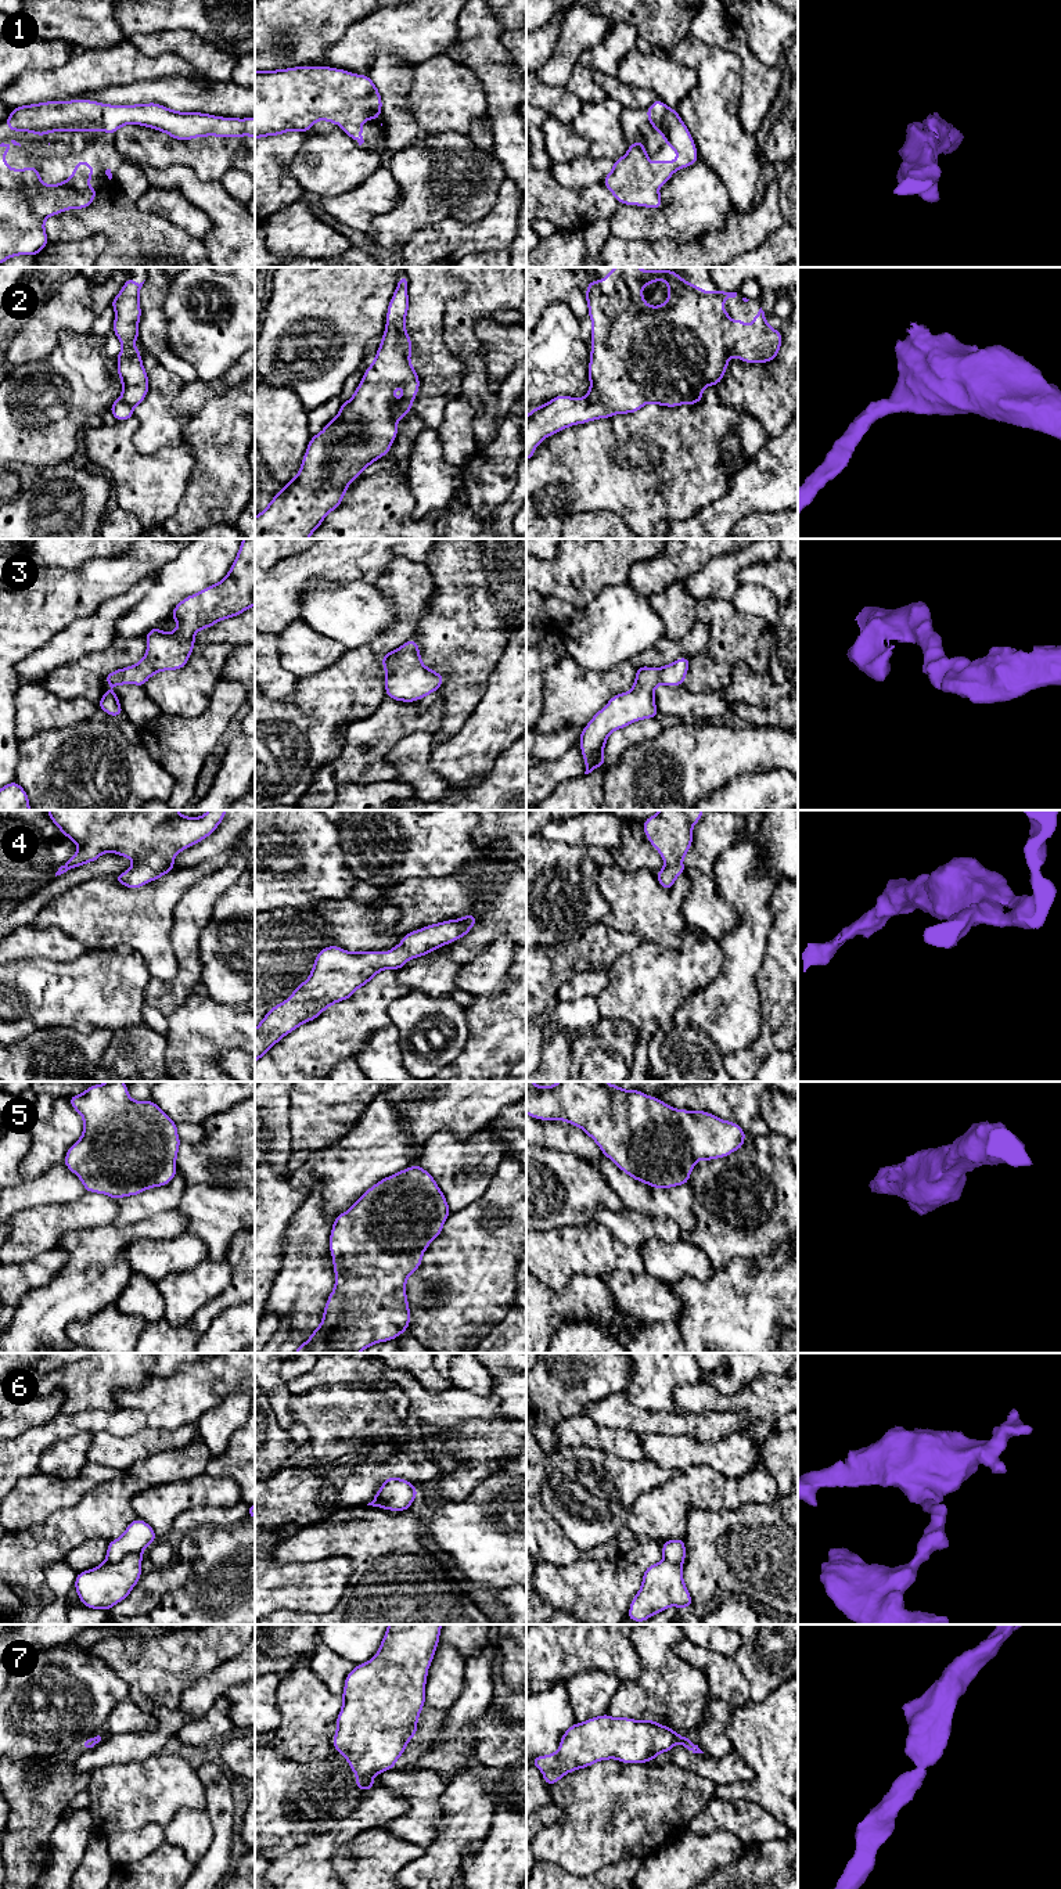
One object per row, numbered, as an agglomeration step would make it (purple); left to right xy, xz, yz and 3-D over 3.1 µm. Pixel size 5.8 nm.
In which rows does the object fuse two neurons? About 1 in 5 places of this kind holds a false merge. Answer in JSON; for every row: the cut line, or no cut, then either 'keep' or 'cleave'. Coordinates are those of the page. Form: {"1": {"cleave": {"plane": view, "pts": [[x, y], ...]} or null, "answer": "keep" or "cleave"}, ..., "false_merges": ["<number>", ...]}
{"1": {"cleave": null, "answer": "keep"}, "2": {"cleave": null, "answer": "keep"}, "3": {"cleave": null, "answer": "keep"}, "4": {"cleave": null, "answer": "keep"}, "5": {"cleave": null, "answer": "keep"}, "6": {"cleave": {"plane": "xy", "pts": [[140, 1553], [132, 1553], [115, 1562], [105, 1561]]}, "answer": "cleave"}, "7": {"cleave": null, "answer": "keep"}, "false_merges": ["6"]}

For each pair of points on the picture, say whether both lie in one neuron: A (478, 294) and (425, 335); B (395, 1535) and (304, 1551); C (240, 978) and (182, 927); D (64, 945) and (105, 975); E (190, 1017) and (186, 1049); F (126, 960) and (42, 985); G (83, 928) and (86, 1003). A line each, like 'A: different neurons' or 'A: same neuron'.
A: different neurons
B: same neuron
C: different neurons
D: different neurons
E: same neuron
F: same neuron
G: different neurons

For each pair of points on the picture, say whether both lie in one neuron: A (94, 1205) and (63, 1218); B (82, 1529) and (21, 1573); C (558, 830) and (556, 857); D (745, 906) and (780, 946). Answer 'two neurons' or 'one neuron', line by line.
A: one neuron
B: one neuron
C: two neurons
D: two neurons

